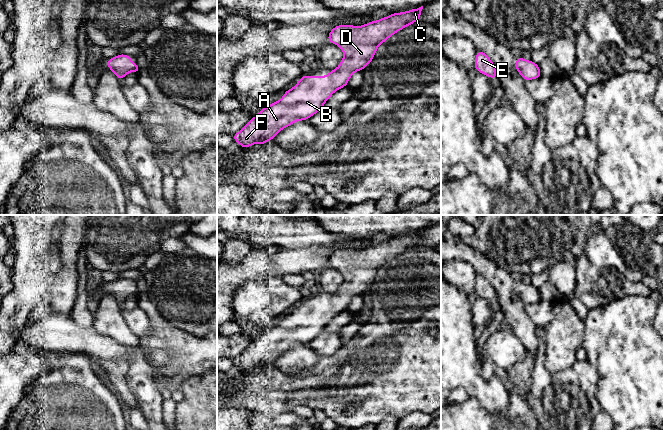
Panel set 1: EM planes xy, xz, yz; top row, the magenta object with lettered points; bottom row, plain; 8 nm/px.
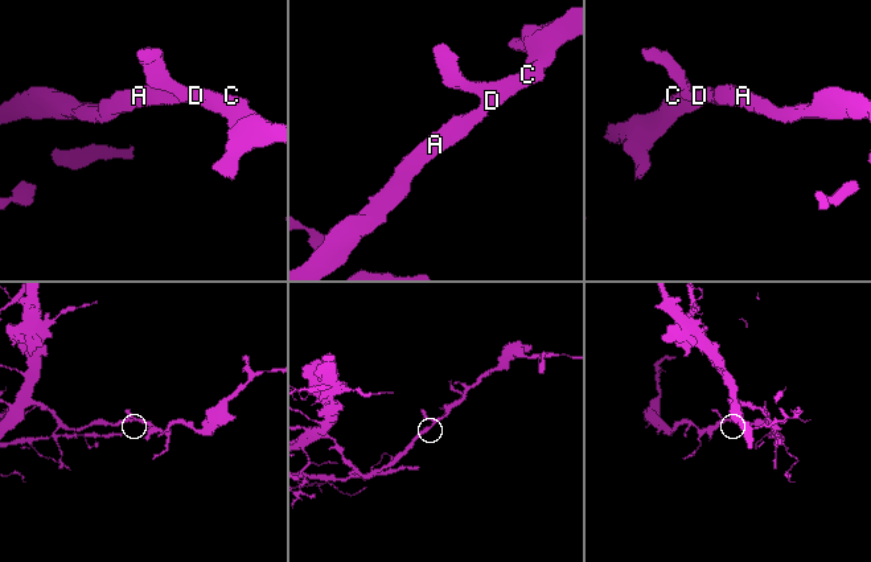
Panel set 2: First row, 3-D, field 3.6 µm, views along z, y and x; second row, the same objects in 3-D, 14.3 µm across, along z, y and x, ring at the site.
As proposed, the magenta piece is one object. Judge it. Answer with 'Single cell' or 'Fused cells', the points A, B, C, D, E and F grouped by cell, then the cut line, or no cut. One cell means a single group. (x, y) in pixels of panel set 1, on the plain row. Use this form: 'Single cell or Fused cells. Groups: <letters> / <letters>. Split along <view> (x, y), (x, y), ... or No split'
Single cell. Groups: A B C D E F. No split

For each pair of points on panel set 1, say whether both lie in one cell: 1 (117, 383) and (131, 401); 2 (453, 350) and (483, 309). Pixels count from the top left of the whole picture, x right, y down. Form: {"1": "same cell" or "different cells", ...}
{"1": "same cell", "2": "different cells"}

